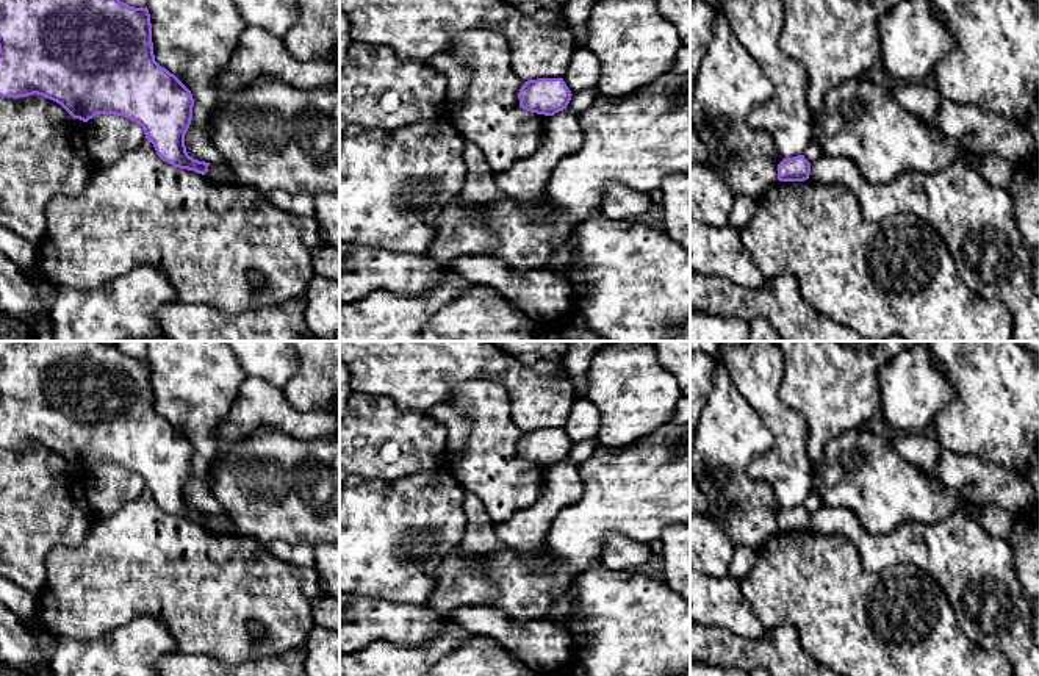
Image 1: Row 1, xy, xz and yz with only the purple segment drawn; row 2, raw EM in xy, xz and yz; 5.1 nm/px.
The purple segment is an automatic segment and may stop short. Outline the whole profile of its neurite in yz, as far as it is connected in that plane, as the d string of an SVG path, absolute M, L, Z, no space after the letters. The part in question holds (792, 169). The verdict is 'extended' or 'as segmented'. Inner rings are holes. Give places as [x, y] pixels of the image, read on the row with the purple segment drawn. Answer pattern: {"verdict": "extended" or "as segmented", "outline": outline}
{"verdict": "as segmented", "outline": "M804 155L782 160L778 164L778 180L779 182L804 182L809 178L811 163Z"}

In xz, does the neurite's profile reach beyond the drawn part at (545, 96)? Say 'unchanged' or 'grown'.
unchanged

